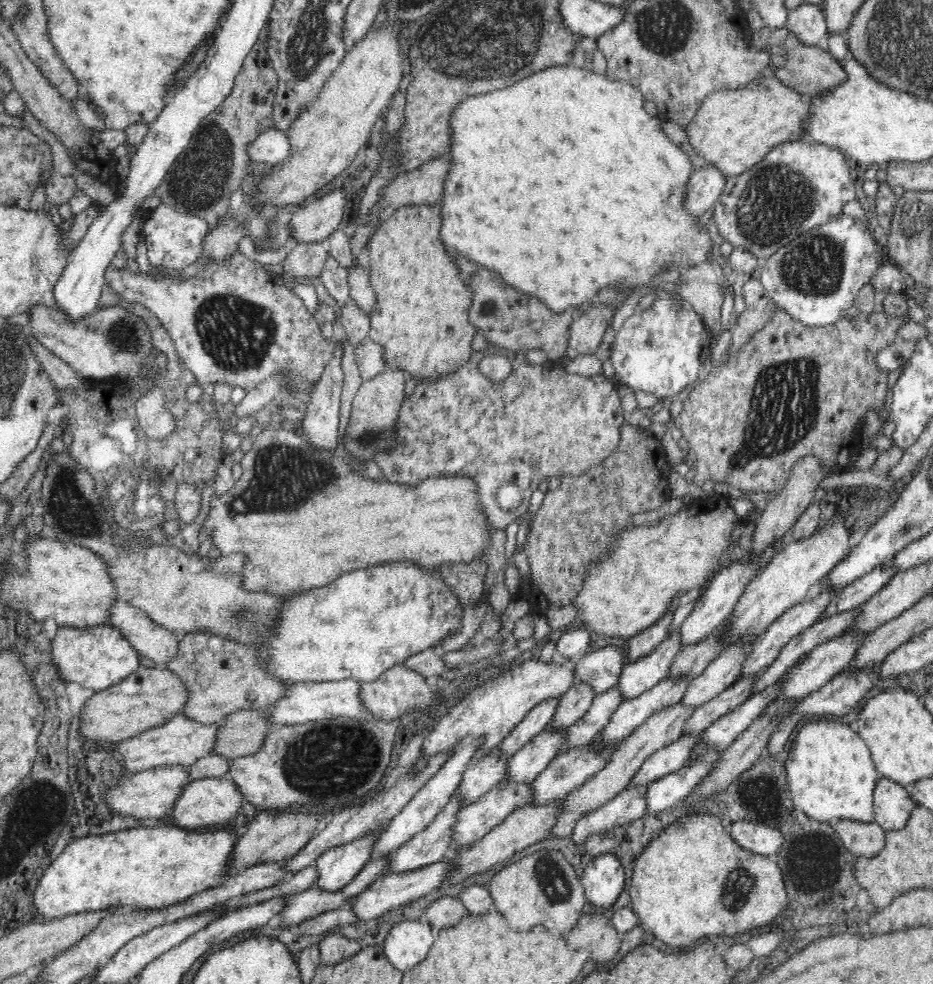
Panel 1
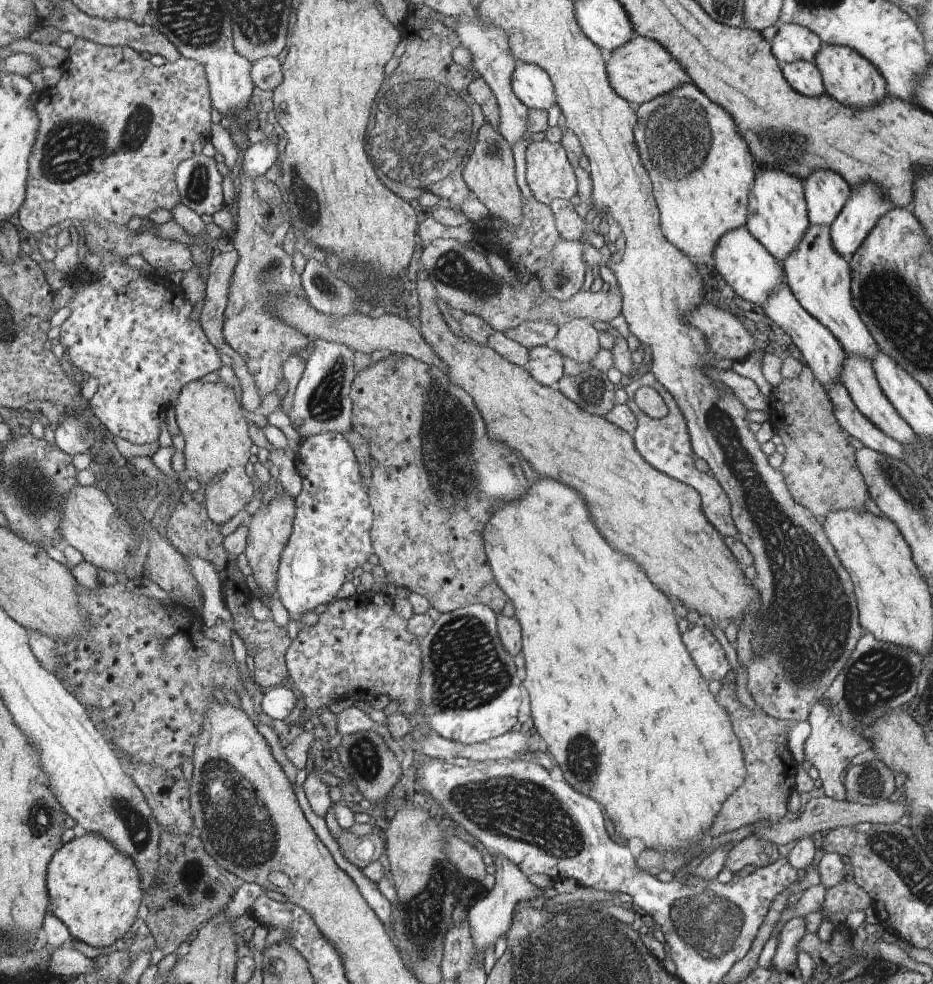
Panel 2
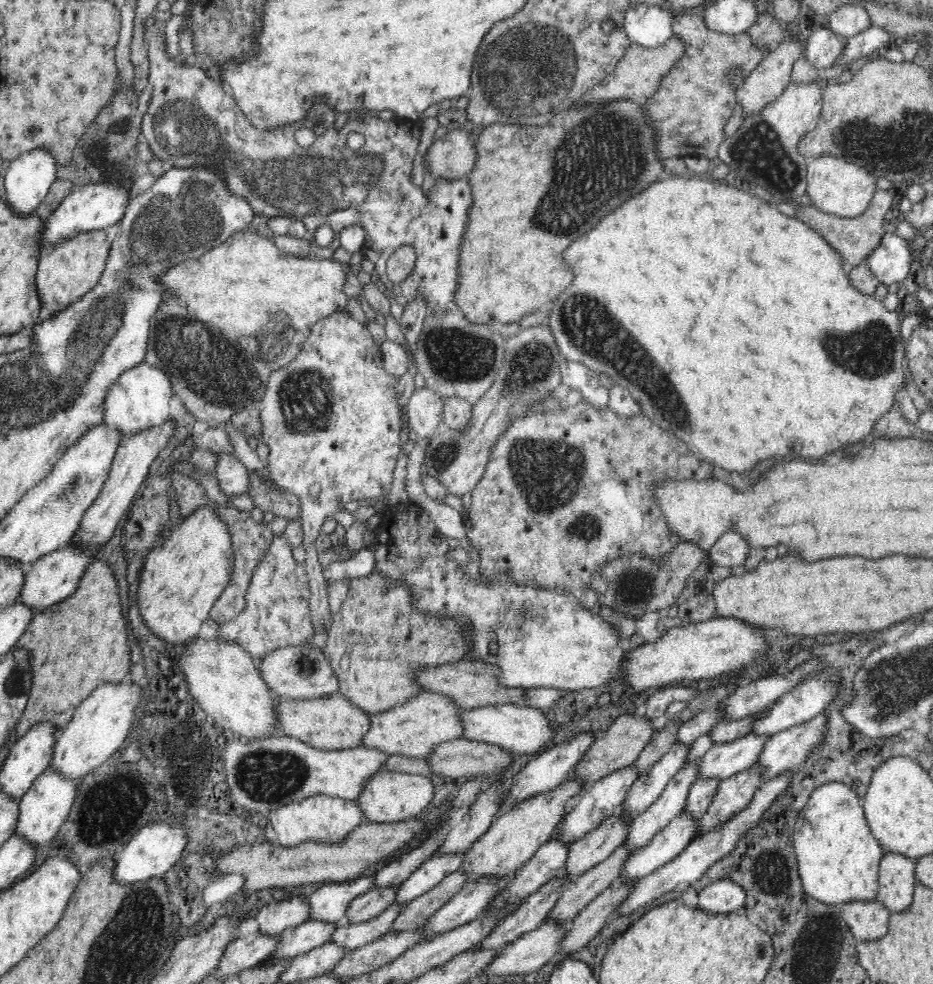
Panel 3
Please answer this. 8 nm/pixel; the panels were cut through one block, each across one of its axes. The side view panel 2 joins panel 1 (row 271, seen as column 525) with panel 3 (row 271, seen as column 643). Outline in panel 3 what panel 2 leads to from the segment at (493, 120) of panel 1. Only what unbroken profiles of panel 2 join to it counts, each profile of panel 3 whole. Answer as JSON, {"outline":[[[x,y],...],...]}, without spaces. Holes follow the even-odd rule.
{"outline":[[[672,170],[672,174],[660,174],[660,178],[656,178],[654,184],[650,184],[646,190],[642,190],[640,194],[632,196],[630,200],[626,200],[624,204],[620,204],[616,210],[612,210],[606,218],[602,218],[592,230],[588,230],[586,234],[578,236],[564,252],[562,252],[564,262],[572,268],[574,272],[574,280],[567,286],[559,295],[558,298],[550,300],[548,306],[544,306],[544,318],[540,318],[540,322],[544,322],[544,326],[548,326],[549,332],[552,333],[556,341],[557,348],[559,348],[561,357],[572,362],[580,362],[586,368],[593,370],[597,375],[606,374],[614,383],[627,388],[631,391],[632,398],[636,400],[637,405],[641,408],[641,412],[650,417],[656,424],[664,430],[668,430],[670,434],[680,434],[680,438],[688,444],[688,448],[694,454],[700,454],[700,458],[708,458],[710,462],[718,464],[724,470],[736,470],[736,472],[748,472],[752,470],[752,466],[758,460],[770,458],[770,456],[788,456],[788,454],[798,454],[798,456],[810,456],[810,458],[820,458],[832,450],[844,448],[848,444],[856,444],[858,440],[866,438],[872,430],[872,426],[876,424],[876,420],[890,410],[890,404],[894,402],[894,394],[896,390],[905,386],[905,380],[910,374],[906,368],[906,353],[904,341],[901,338],[900,327],[902,314],[901,310],[890,311],[887,310],[881,299],[876,299],[872,295],[864,295],[860,293],[850,283],[848,276],[846,276],[841,267],[843,259],[841,256],[824,240],[819,232],[809,228],[806,222],[800,222],[796,218],[790,218],[782,212],[778,212],[773,201],[769,201],[765,195],[751,189],[748,186],[732,186],[728,185],[723,180],[716,180],[716,177],[709,175],[702,175],[700,173],[689,172],[688,170]],[[572,296],[576,300],[582,300],[582,306],[572,306]]]}

